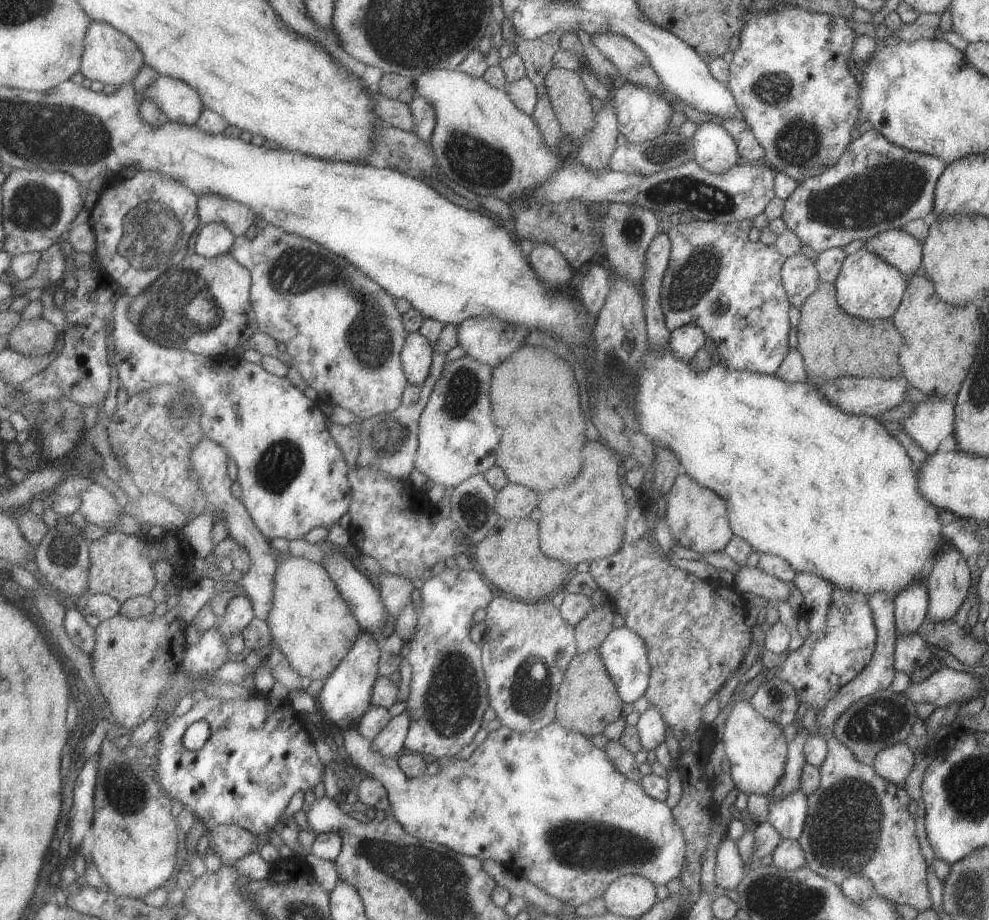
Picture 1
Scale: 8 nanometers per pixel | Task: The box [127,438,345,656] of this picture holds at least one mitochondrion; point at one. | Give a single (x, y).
(280, 465)

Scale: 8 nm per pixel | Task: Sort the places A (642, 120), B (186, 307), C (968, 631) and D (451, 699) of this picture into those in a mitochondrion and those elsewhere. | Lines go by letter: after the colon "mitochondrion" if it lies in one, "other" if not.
A: other
B: mitochondrion
C: other
D: mitochondrion

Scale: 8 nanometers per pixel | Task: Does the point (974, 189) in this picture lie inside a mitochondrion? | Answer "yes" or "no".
no

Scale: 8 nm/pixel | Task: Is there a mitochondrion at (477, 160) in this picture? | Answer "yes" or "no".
yes

